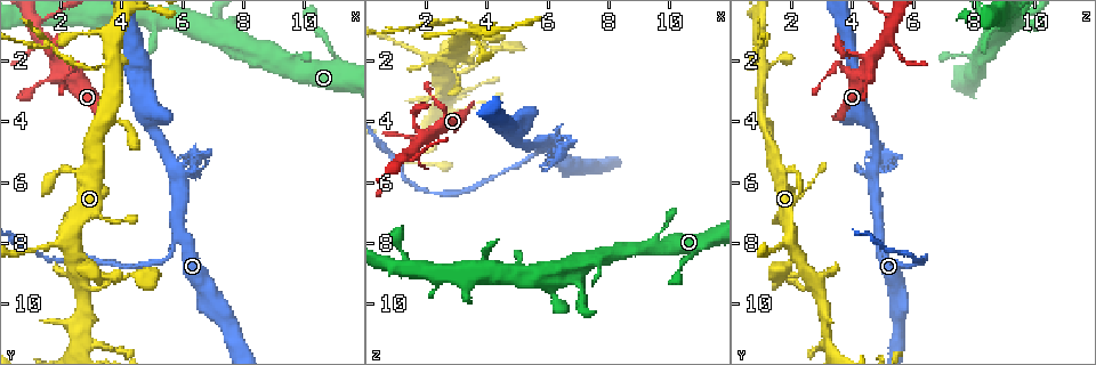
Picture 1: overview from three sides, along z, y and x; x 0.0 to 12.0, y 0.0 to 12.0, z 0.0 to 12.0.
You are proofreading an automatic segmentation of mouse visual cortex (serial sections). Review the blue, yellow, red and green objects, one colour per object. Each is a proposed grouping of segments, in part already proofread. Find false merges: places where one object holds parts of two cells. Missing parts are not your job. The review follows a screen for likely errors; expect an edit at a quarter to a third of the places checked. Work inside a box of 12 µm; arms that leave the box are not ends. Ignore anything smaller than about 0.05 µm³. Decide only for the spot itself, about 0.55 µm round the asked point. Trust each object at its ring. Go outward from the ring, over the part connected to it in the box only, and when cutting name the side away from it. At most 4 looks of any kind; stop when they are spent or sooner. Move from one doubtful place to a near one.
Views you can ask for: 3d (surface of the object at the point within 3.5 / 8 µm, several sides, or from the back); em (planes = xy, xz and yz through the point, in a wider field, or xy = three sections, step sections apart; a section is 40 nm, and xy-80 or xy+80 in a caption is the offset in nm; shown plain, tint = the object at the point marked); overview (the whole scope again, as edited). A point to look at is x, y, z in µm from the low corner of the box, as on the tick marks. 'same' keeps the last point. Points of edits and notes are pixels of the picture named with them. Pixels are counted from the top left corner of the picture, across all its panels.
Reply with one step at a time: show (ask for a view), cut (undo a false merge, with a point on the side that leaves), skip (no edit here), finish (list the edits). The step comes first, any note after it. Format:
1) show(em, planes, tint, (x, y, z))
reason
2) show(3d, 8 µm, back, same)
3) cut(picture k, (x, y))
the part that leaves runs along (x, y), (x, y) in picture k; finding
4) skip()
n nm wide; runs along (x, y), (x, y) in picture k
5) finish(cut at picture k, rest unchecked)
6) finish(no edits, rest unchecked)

show(em, xy, step 2, tint, (6.1, 7.7, 4.9))
three arms meet

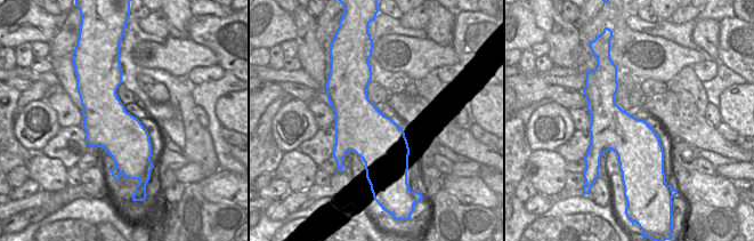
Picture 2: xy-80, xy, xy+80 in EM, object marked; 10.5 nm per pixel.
show(3d, 3.5 µm, same)

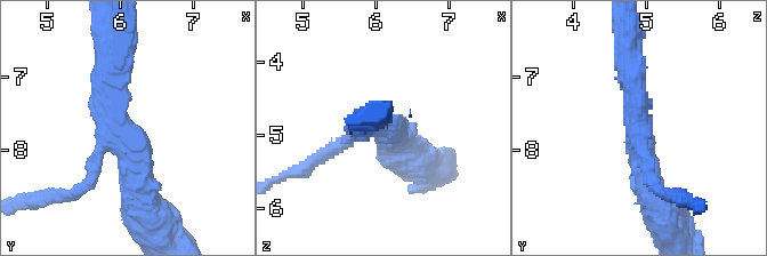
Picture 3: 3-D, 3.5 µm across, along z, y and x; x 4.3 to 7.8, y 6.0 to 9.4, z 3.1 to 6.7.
skip()
arms of 200, 350, 400 nm; runs along (143, 205), (107, 61) in picture 3; one cell here

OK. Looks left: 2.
show(3d, 3.5 µm, (3.7, 2.1, 1.0))

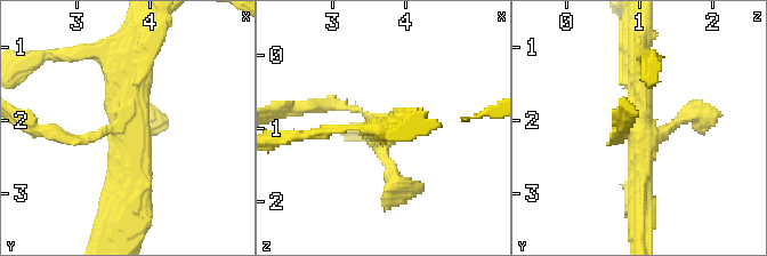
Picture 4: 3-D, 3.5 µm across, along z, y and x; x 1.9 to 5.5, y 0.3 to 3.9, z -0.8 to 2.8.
show(em, xy, step 5, tint, (3.60, 2.15, 1.00))

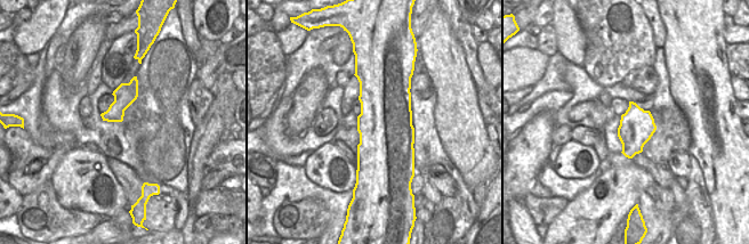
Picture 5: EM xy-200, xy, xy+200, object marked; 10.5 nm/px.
cut(picture 4, (328, 106))
arms of 150, 200, 350, 350 nm; the part that leaves runs along (363, 111), (332, 103), (287, 111) in picture 4; two cells meet here

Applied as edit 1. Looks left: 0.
finish(cut at picture 4, rest unchecked)

